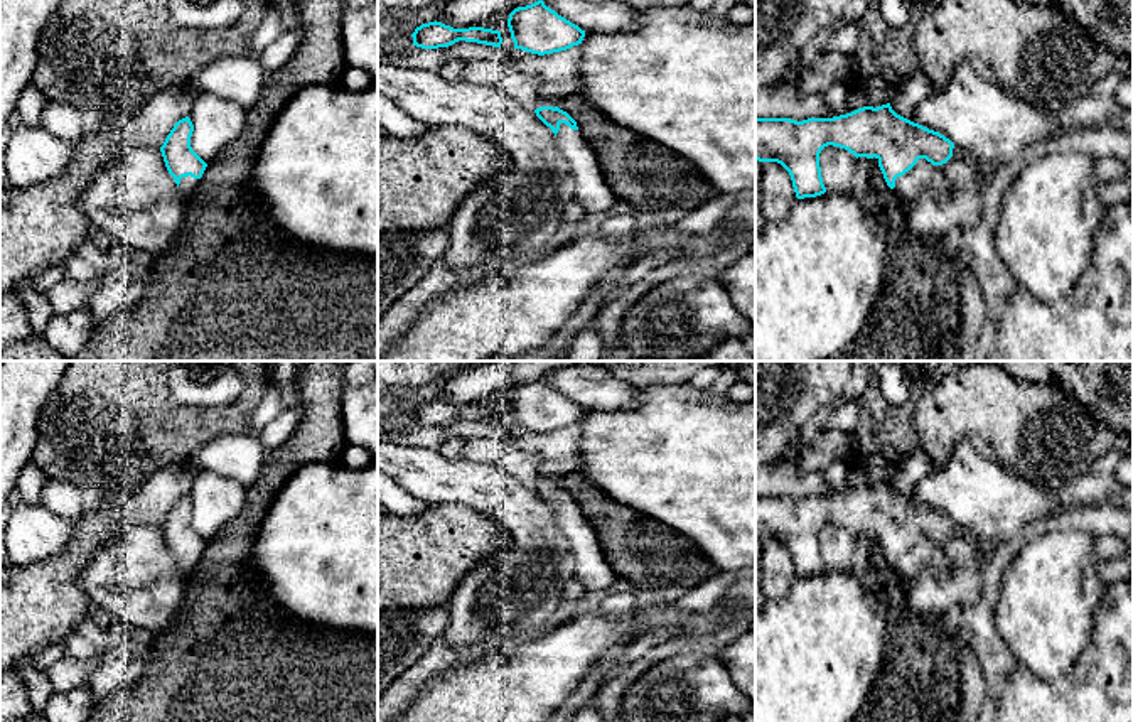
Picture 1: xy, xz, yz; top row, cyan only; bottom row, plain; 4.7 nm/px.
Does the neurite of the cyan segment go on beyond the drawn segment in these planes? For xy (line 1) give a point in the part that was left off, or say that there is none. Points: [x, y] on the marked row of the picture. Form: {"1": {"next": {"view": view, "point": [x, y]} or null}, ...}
{"1": {"next": {"view": "xy", "point": [187, 184]}}}

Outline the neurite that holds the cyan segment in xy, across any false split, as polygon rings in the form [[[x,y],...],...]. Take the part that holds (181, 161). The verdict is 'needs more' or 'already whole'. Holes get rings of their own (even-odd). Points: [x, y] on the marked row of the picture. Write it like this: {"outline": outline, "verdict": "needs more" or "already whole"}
{"outline": [[[189,116],[179,120],[160,147],[165,167],[174,177],[179,194],[187,199],[197,187],[207,164],[192,150],[194,125]]], "verdict": "needs more"}

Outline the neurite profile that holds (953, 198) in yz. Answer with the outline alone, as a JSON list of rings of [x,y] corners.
[[[956,157],[934,172],[921,194],[905,202],[905,224],[919,238],[942,240],[954,228],[963,231],[981,219],[986,184],[980,179],[980,159]]]

